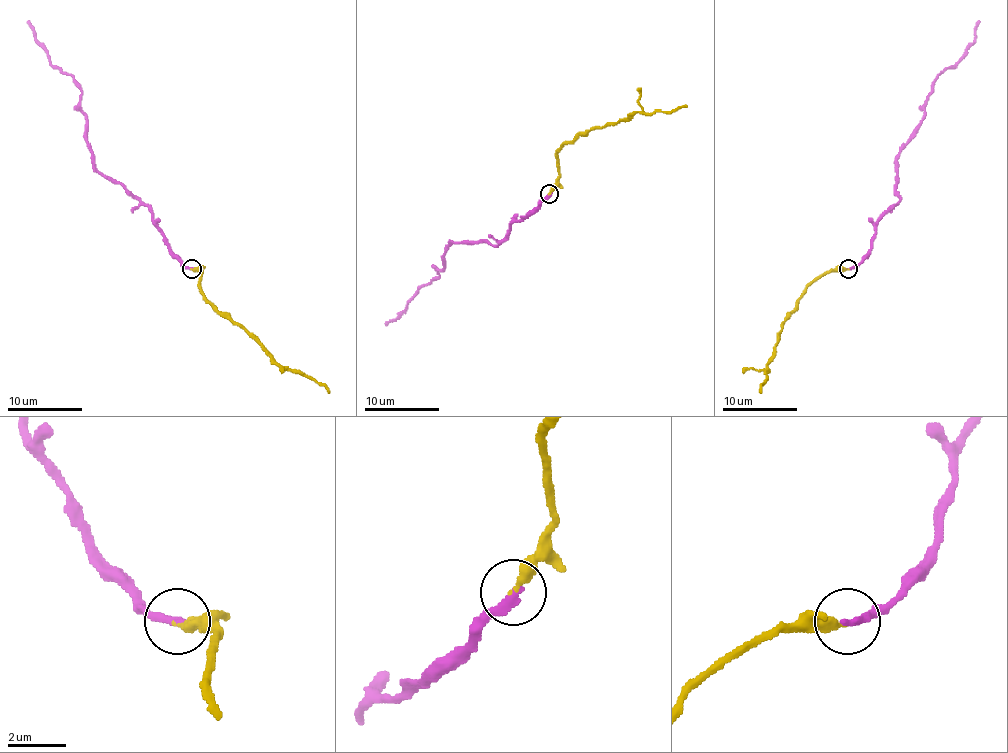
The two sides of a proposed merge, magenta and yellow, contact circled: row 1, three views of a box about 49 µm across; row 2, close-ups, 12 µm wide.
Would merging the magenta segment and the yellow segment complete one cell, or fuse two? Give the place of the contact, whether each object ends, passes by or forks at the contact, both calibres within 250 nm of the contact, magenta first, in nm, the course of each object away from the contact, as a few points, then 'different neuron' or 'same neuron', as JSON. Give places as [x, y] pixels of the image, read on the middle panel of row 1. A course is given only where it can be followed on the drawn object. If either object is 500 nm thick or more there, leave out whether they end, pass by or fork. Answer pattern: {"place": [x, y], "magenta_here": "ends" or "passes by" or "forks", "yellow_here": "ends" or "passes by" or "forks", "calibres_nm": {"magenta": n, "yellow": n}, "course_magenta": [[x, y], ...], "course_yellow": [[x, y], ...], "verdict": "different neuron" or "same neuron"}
{"place": [549, 193], "magenta_here": "ends", "yellow_here": "ends", "calibres_nm": {"magenta": 340, "yellow": 260}, "course_magenta": [[550, 194], [531, 214], [516, 220], [495, 244], [452, 242], [437, 276], [407, 300], [394, 319], [385, 323]], "course_yellow": [[550, 194], [559, 170], [557, 151], [564, 143], [593, 128], [626, 121], [636, 112], [673, 112], [686, 104]], "verdict": "same neuron"}

